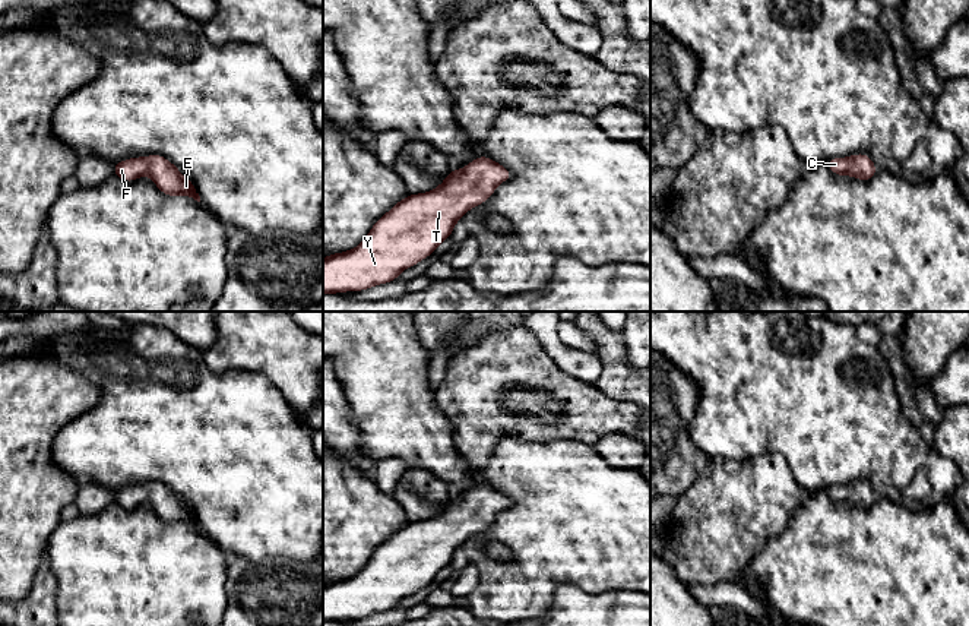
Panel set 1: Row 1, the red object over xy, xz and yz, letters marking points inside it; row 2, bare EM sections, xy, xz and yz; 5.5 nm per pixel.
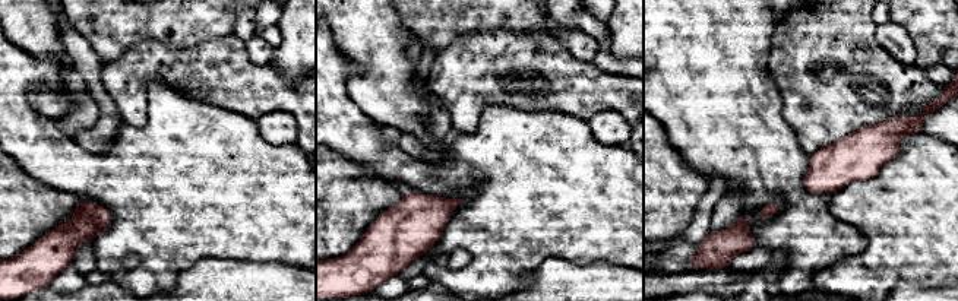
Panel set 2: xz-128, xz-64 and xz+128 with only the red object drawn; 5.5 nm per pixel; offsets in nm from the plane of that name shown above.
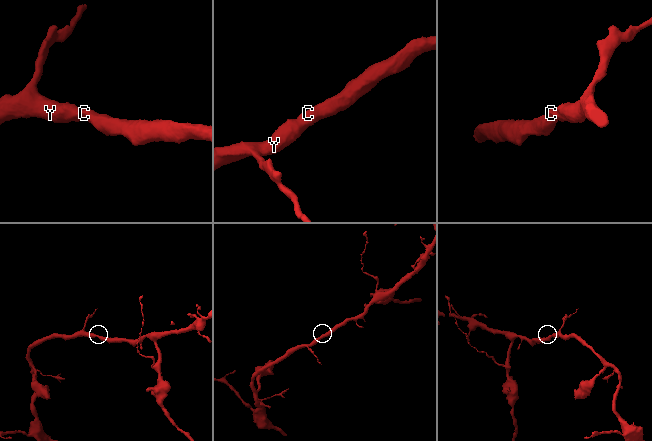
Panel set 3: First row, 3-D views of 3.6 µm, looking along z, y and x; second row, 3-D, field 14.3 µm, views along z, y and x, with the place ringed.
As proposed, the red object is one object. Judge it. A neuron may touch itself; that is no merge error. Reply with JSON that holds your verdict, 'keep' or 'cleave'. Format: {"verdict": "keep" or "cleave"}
{"verdict": "keep"}

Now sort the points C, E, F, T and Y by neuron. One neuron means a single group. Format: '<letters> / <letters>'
C E F T Y

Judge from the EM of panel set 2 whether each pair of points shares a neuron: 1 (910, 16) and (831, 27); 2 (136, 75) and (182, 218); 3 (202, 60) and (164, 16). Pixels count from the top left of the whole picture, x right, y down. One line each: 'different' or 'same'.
1: different
2: different
3: different

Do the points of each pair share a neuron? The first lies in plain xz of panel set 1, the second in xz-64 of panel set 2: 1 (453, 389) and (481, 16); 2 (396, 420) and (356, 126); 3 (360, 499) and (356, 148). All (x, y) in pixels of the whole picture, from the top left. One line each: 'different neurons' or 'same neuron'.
1: different neurons
2: different neurons
3: different neurons

